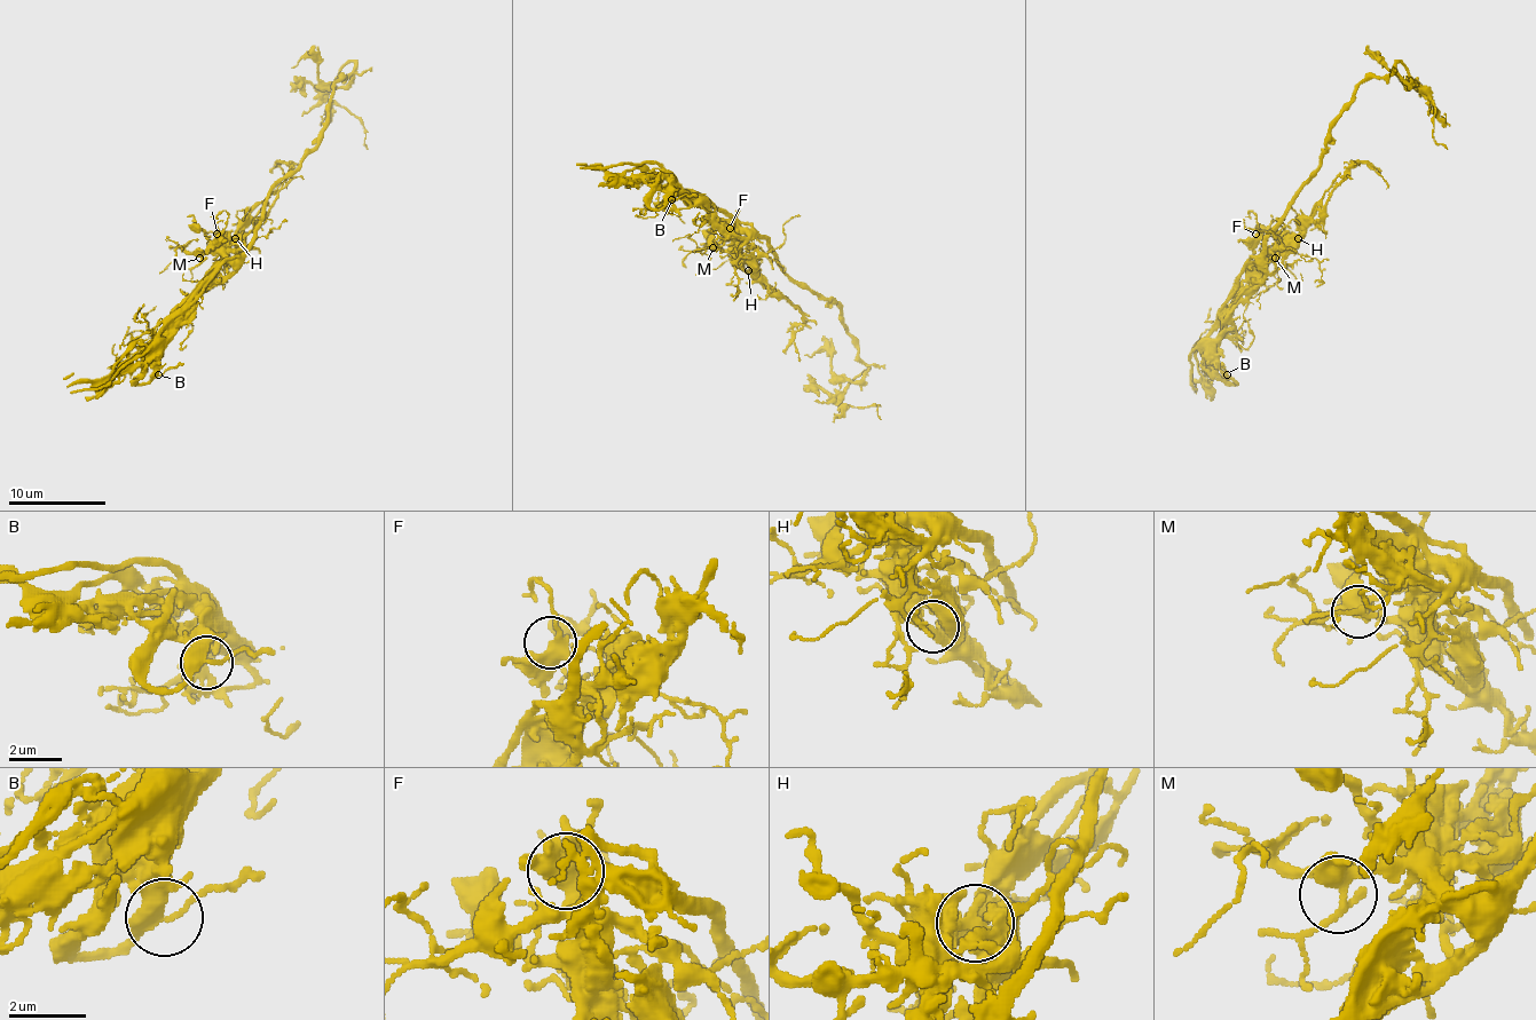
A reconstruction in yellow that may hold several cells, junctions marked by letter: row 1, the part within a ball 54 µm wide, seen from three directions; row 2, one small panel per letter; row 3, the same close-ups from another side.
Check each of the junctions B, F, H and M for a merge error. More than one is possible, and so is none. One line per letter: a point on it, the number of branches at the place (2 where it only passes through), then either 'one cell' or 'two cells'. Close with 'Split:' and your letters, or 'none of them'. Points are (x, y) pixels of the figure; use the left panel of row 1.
B: (158, 374) | 3 | one cell
F: (217, 234) | 3 | one cell
H: (235, 238) | 2 | two cells
M: (199, 258) | 4 | one cell
Split: H

